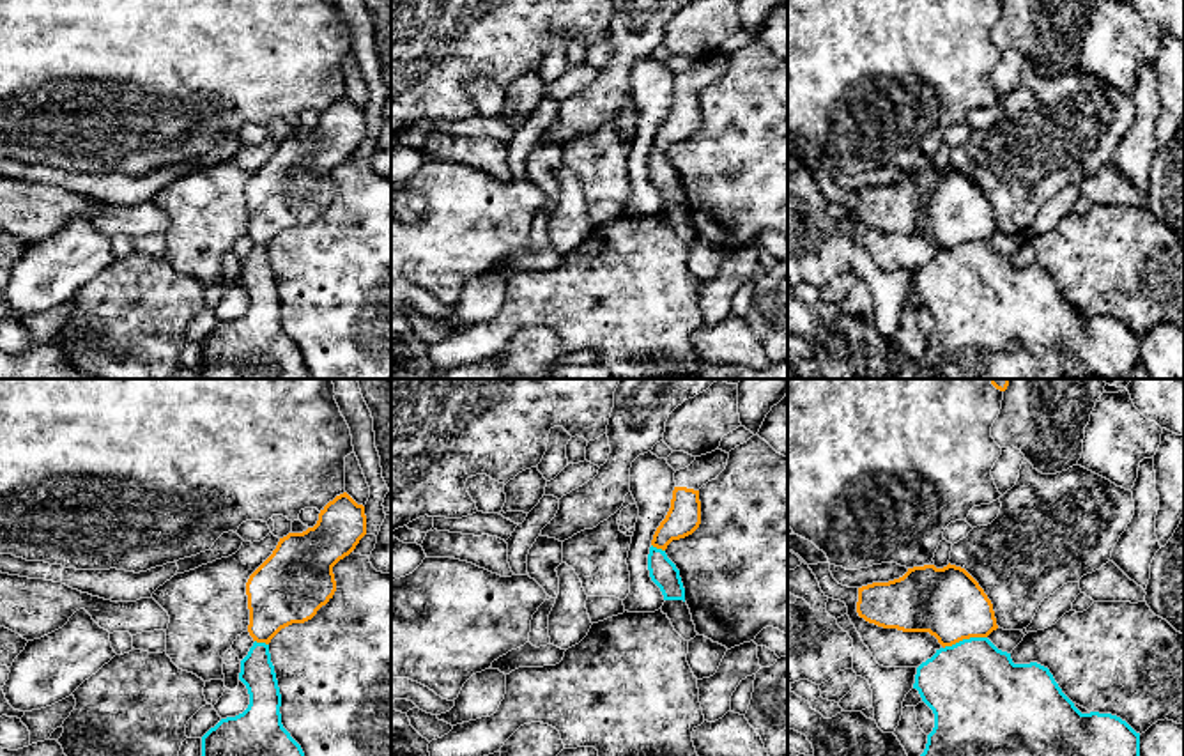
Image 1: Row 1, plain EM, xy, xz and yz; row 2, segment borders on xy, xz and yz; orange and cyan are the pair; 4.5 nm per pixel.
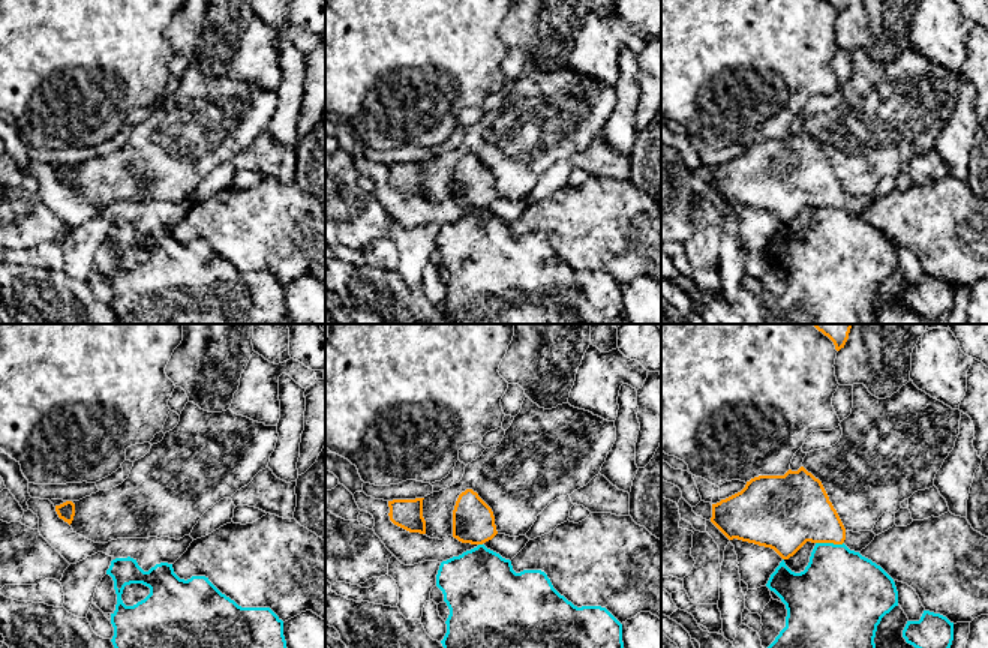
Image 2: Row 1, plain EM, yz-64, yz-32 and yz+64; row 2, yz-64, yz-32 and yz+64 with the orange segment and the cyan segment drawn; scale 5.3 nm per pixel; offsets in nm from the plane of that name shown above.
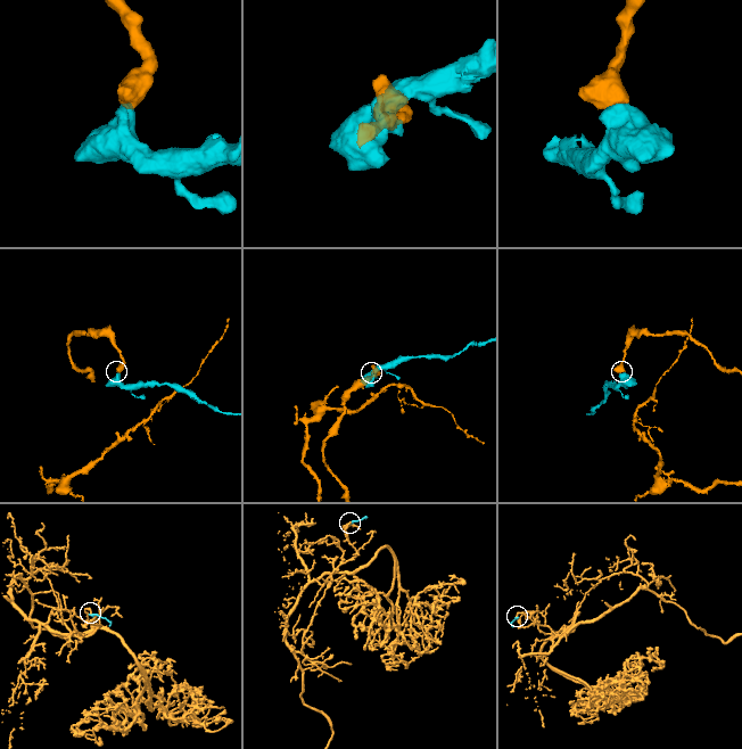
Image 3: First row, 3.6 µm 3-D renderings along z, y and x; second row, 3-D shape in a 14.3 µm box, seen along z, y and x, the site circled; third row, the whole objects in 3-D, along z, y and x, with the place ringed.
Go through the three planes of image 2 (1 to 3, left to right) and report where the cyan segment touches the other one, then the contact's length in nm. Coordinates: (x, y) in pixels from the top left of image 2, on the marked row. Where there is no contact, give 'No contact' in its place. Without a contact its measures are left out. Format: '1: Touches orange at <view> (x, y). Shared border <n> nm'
1: No contact
2: Touches orange at yz-32 (480, 543). Shared border 30 nm
3: Touches orange at yz+64 (829, 542). Shared border 150 nm

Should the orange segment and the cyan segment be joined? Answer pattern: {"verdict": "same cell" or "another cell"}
{"verdict": "another cell"}

